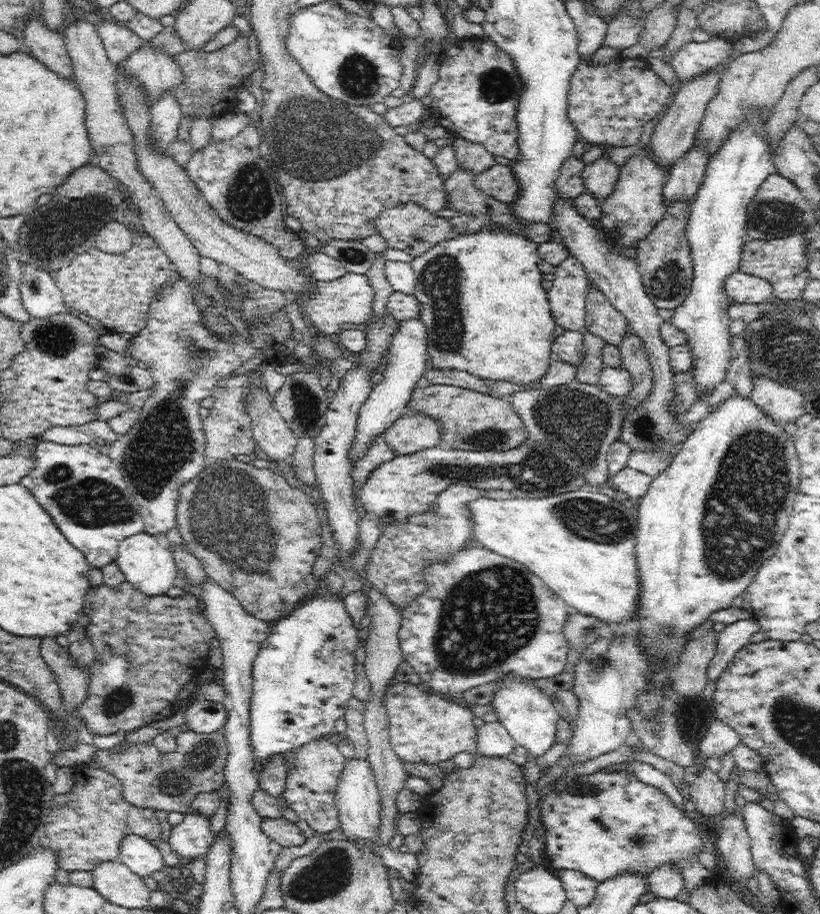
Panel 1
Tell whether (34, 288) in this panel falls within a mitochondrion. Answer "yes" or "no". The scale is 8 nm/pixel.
yes

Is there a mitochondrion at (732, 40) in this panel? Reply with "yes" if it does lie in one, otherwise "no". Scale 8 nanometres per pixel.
no

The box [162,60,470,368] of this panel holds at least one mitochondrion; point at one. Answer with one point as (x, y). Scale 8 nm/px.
(314, 139)

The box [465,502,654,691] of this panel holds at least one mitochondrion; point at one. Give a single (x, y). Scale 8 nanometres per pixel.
(597, 665)

